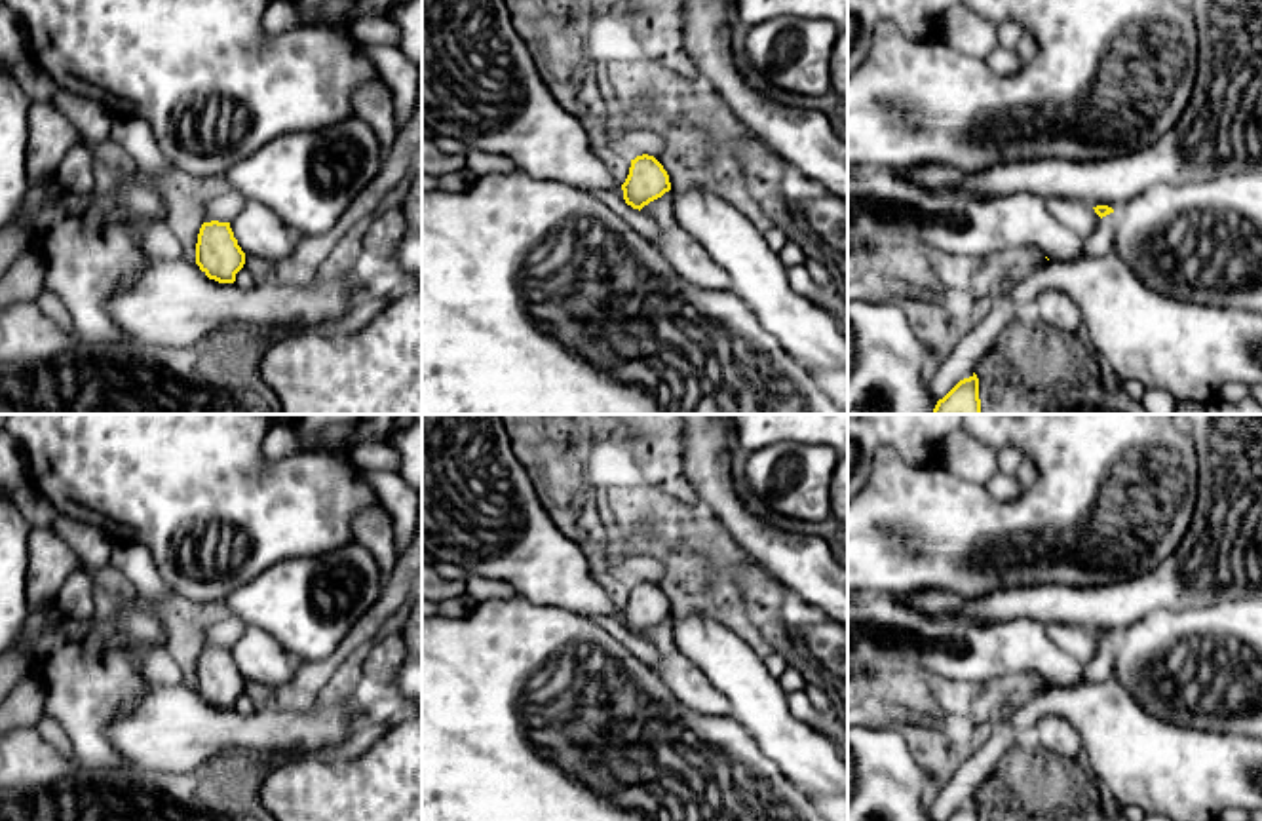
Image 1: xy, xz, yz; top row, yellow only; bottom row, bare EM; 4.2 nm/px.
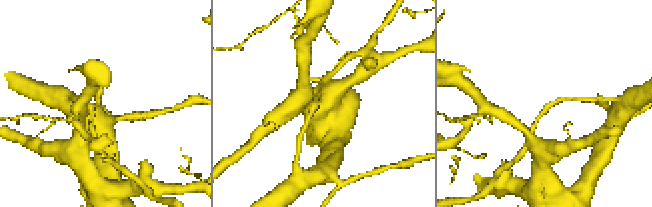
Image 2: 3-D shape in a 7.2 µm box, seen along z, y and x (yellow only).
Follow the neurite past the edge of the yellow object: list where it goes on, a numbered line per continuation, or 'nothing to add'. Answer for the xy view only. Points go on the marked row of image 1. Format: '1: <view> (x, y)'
nothing to add

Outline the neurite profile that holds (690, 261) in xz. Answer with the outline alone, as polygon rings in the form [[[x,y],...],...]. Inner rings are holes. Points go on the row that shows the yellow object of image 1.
[[[665,192],[641,211],[656,220],[658,238],[652,239],[652,245],[682,279],[701,289],[732,291],[728,272],[720,268],[705,247],[675,220],[673,194]]]

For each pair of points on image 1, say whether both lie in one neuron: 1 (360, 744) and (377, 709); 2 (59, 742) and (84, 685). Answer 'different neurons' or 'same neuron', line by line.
1: same neuron
2: different neurons

